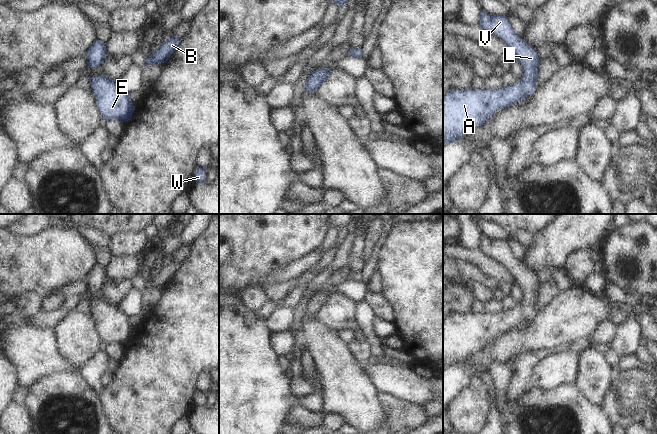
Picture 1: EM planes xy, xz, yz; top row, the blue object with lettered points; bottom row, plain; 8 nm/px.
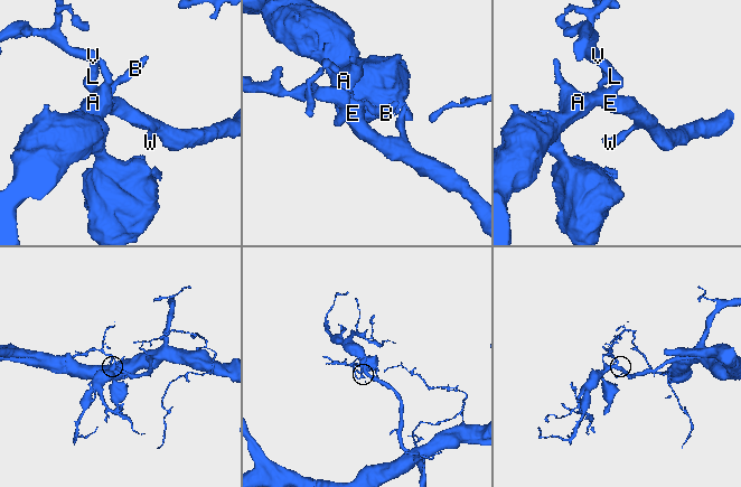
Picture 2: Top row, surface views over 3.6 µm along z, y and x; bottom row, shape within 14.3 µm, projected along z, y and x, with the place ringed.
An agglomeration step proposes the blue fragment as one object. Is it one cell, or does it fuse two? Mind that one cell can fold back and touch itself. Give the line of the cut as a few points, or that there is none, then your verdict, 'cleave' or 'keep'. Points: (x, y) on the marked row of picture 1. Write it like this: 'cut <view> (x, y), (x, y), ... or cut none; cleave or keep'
cut none; keep

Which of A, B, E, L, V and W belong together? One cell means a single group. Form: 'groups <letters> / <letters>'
groups A B E L V W

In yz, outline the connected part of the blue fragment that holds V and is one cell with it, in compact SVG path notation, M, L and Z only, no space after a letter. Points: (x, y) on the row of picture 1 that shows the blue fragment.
M480 13L478 24L501 38L524 68L524 76L511 86L500 89L450 90L443 99L443 146L460 140L469 130L482 125L495 111L510 107L535 90L541 62L537 51L516 34L507 16Z

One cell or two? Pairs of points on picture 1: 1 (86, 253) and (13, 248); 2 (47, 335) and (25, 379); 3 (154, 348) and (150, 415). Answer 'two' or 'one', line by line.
1: one
2: one
3: one

